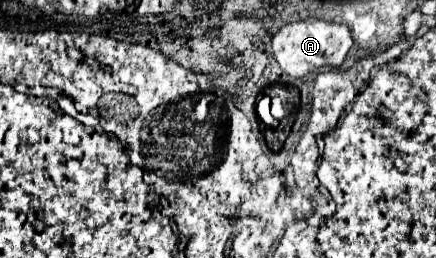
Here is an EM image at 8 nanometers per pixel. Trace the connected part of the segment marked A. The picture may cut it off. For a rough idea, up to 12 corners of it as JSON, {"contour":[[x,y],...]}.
{"contour":[[314,18],[272,36],[274,58],[290,78],[342,66],[346,24]]}

